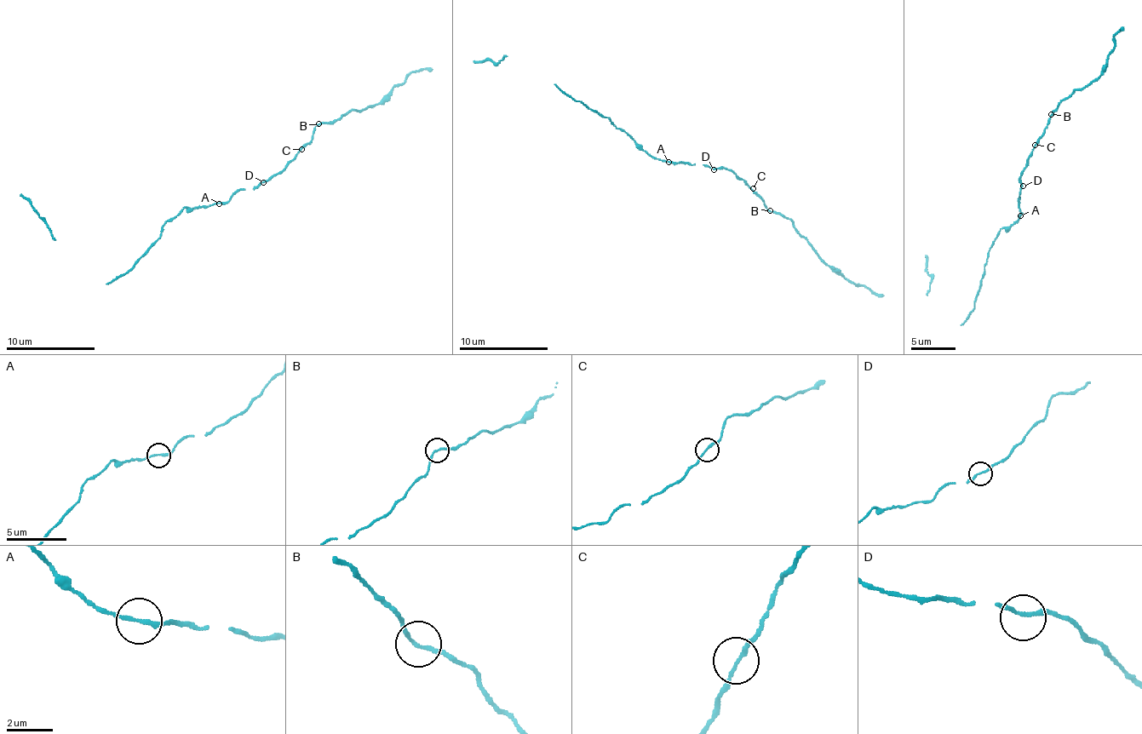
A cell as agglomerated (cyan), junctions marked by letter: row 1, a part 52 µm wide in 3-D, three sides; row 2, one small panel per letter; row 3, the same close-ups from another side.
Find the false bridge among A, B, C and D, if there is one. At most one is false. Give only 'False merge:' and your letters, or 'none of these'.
False merge: none of these

